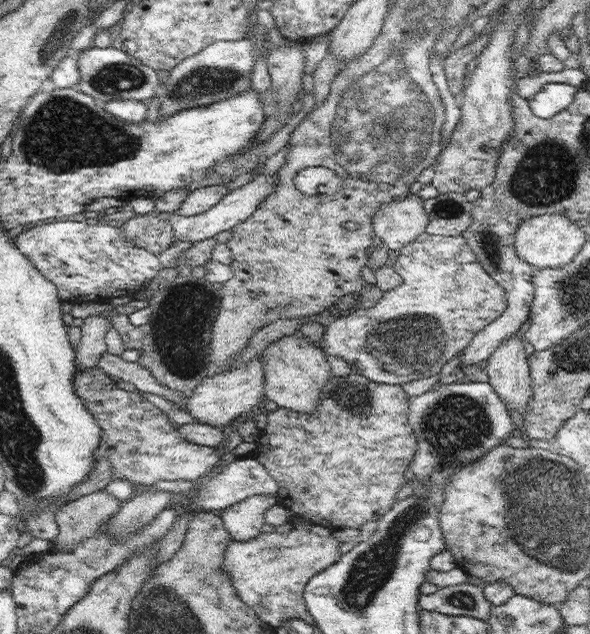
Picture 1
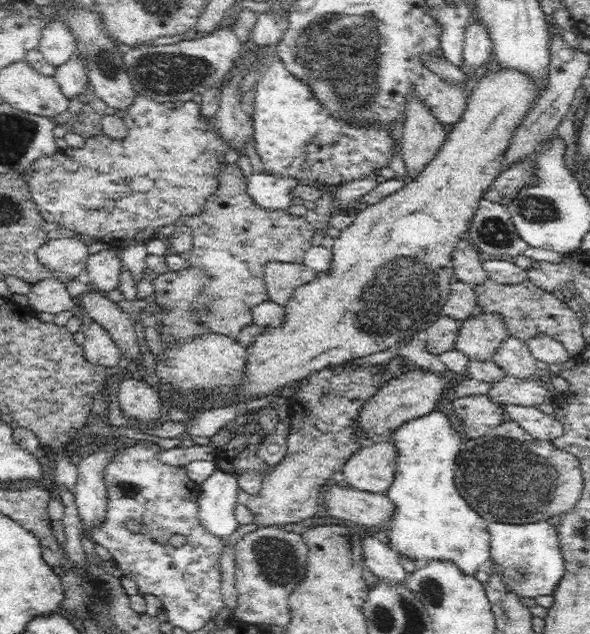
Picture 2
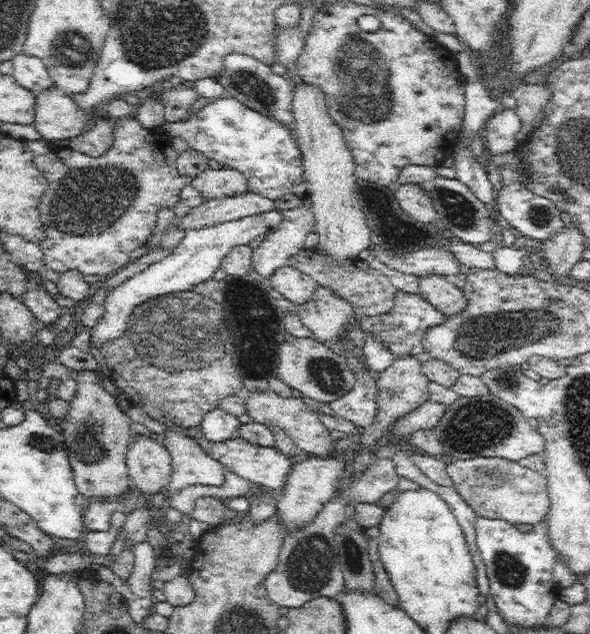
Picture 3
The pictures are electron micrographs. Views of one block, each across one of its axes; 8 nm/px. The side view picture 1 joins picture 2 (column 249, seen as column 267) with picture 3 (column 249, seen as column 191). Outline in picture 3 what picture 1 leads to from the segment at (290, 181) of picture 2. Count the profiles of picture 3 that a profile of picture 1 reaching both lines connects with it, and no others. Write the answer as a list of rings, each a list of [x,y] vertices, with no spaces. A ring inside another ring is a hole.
[[[274,209],[265,213],[244,216],[240,220],[222,222],[222,224],[216,224],[210,228],[206,226],[206,228],[189,229],[184,234],[184,238],[162,261],[150,264],[148,268],[109,292],[104,302],[104,315],[90,329],[89,342],[100,349],[102,344],[120,338],[124,334],[128,325],[128,318],[136,306],[144,304],[150,298],[171,292],[184,290],[192,292],[196,284],[212,278],[214,272],[221,268],[220,262],[232,248],[248,245],[252,240],[258,239],[258,236],[270,234],[278,228],[280,222],[282,222],[282,213]]]

